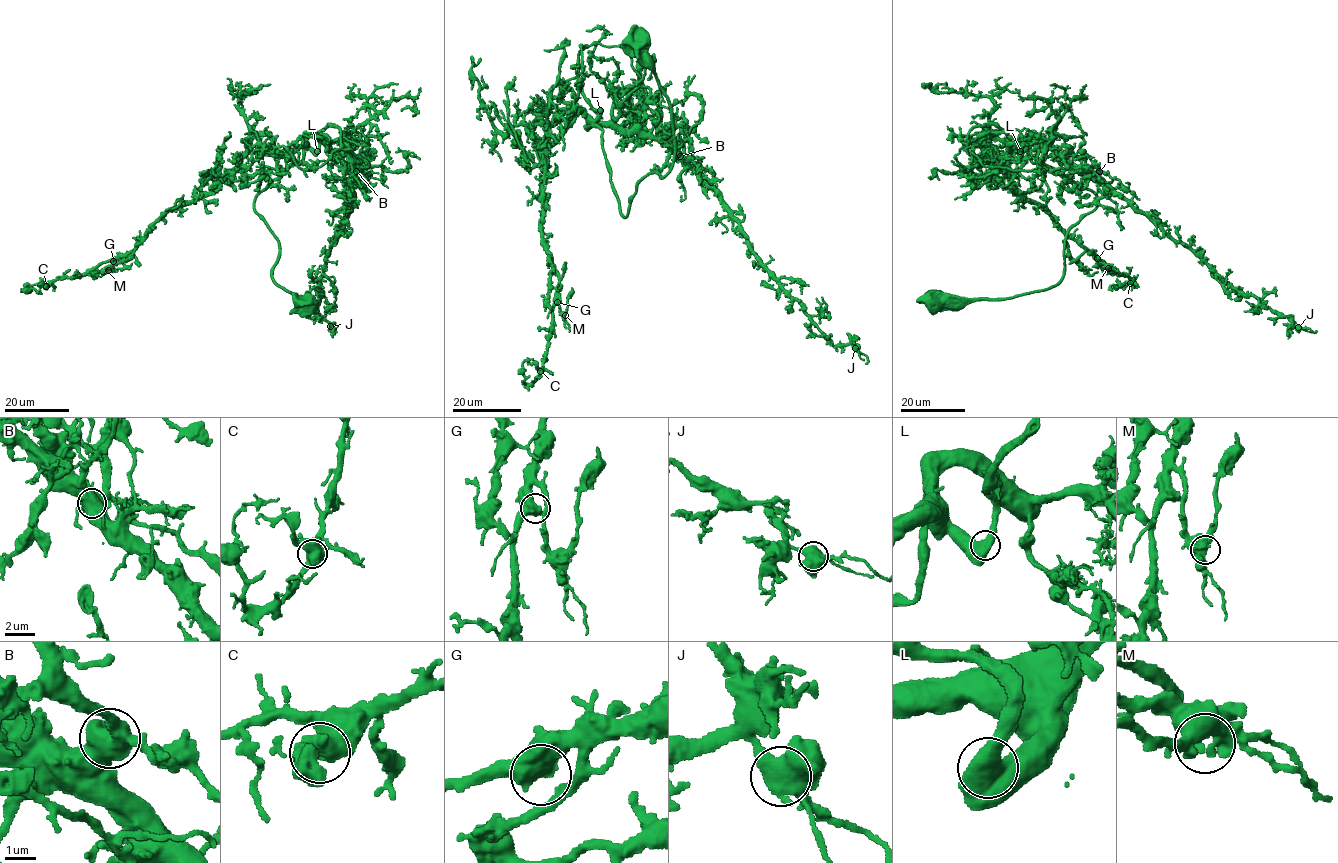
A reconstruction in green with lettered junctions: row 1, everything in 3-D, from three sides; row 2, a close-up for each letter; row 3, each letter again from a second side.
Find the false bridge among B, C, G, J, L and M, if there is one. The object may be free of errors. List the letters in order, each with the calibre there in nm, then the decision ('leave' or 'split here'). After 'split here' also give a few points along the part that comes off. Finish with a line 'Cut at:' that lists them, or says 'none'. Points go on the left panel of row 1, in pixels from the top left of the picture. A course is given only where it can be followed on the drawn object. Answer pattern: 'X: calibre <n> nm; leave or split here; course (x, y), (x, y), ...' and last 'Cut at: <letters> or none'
B: calibre 750 nm; leave
C: calibre 600 nm; leave
G: calibre 750 nm; leave
J: calibre 700 nm; leave
L: calibre 750 nm; leave
M: calibre 550 nm; leave
Cut at: none

